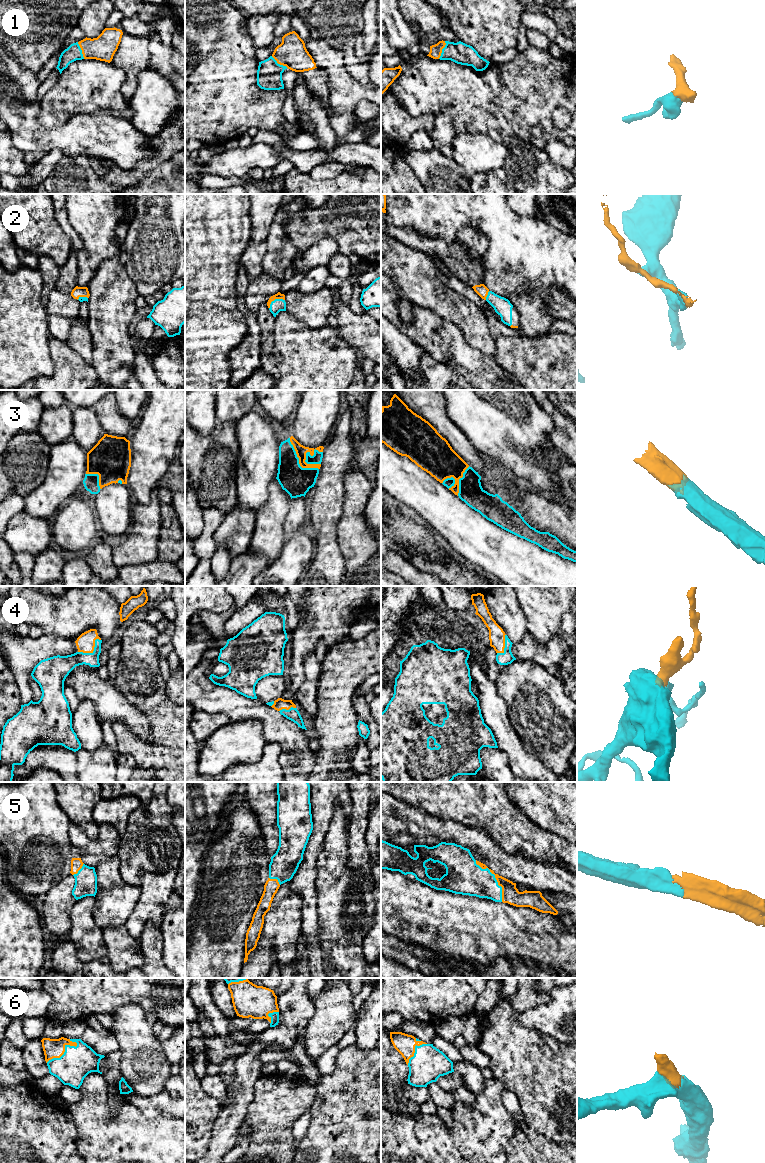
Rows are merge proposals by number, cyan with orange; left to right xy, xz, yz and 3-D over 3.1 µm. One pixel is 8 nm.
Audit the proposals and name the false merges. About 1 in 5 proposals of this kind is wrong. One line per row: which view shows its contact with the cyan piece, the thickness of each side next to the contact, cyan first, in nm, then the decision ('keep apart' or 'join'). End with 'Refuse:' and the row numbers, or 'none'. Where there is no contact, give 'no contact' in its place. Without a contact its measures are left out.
1: meets cyan in yz; 170 nm thick on the cyan side, 100 nm on the other; join
2: meets cyan in xz; 100 nm thick on the cyan side, 50 nm on the other; join
3: meets cyan in xz; 80 nm thick on the cyan side, 90 nm on the other; join
4: meets cyan in xy; 130 nm thick on the cyan side, 150 nm on the other; join
5: meets cyan in yz; 280 nm thick on the cyan side, 140 nm on the other; join
6: meets cyan in xy; 260 nm thick on the cyan side, 160 nm on the other; join
Refuse: none

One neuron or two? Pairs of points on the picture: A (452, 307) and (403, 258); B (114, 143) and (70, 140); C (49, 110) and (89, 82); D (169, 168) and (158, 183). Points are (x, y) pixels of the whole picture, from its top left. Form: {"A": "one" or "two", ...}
{"A": "one", "B": "one", "C": "one", "D": "one"}

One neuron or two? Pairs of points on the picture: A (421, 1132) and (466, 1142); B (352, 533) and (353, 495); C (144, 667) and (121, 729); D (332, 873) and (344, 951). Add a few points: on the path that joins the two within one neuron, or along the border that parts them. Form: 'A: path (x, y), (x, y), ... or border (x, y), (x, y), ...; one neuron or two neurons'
A: path (432, 1141), (455, 1142); one neuron
B: path (352, 524), (353, 504); one neuron
C: path (150, 695), (157, 707), (157, 742), (149, 746); one neuron
D: path (338, 892), (338, 916), (341, 932); one neuron

